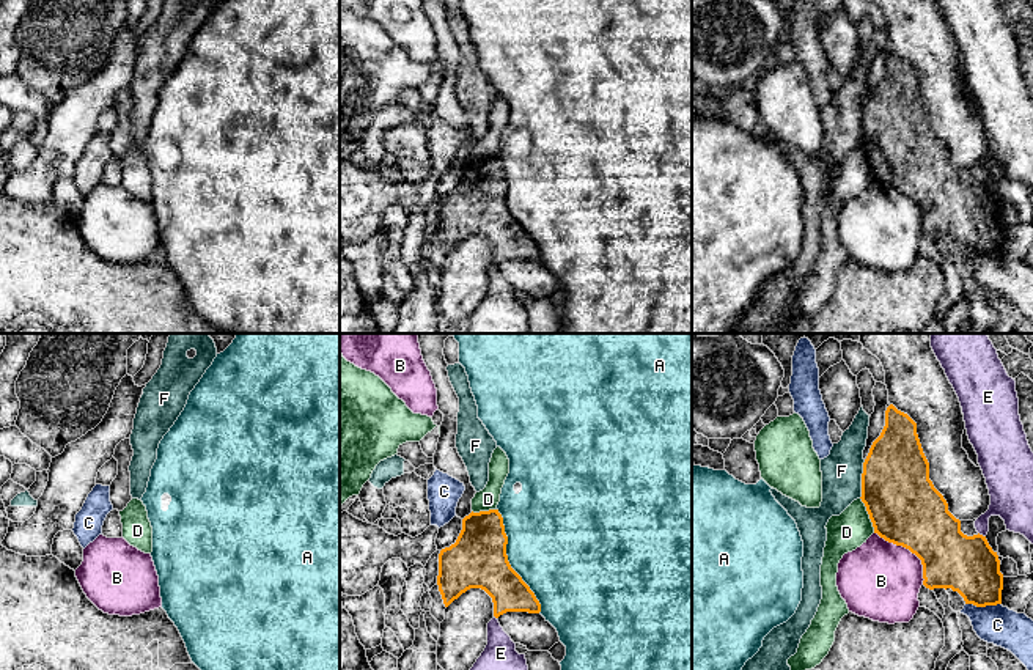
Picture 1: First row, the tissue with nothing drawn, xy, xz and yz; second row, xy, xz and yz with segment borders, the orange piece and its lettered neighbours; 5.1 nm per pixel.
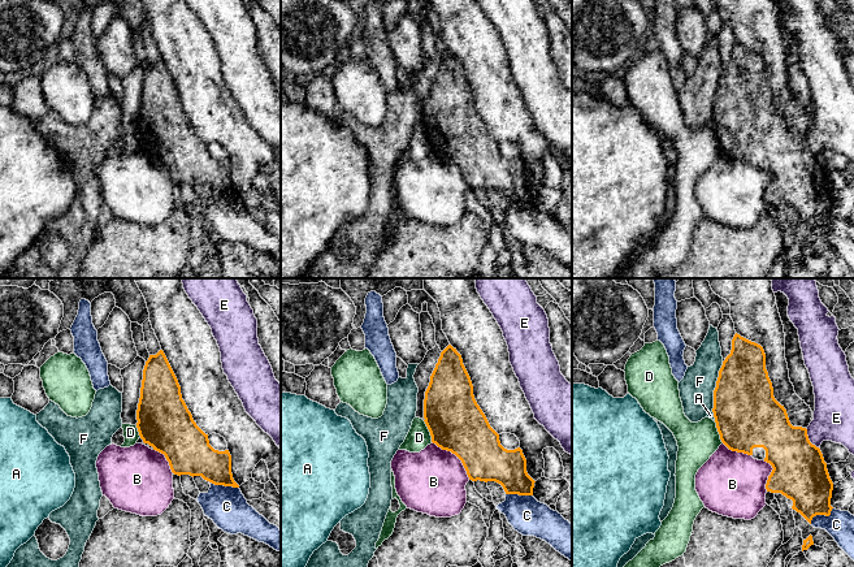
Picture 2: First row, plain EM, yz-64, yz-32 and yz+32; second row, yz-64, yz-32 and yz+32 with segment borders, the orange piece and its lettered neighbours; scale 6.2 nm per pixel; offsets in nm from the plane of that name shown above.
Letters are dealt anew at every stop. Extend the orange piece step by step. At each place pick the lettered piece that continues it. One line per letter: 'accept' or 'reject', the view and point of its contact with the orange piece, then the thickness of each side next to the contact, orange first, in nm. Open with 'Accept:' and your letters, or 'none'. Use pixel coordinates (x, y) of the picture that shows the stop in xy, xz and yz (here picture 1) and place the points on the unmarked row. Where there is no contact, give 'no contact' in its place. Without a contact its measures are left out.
Accept: none
A: reject; meets orange in xz at (507, 208); 300 nm thick on the orange side, 460 nm on the other
B: reject; meets orange in yz at (909, 197); 360 nm thick on the orange side, 400 nm on the other
C: reject; meets orange in yz at (983, 254); 300 nm thick on the orange side, 200 nm on the other
D: reject; meets orange in yz at (868, 161); 360 nm thick on the orange side, 190 nm on the other
E: reject; meets orange in yz at (981, 183); 300 nm thick on the orange side, 220 nm on the other
F: reject; meets orange in yz at (862, 126); 360 nm thick on the orange side, 200 nm on the other

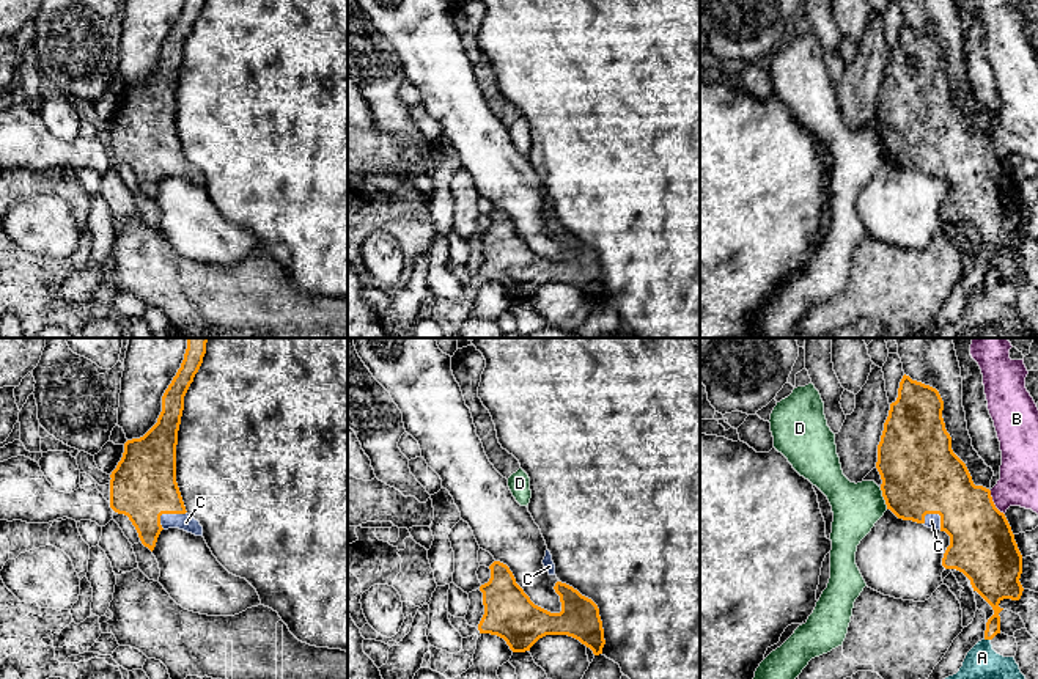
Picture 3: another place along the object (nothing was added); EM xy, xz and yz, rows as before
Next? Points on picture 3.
Accept: A, C
A: accept; meets orange in yz at (986, 286); 120 nm thick on the orange side, 360 nm on the other
B: reject; meets orange in yz at (993, 151); 340 nm thick on the orange side, 200 nm on the other
C: accept; meets orange in xy at (167, 161); 340 nm thick on the orange side, 90 nm on the other
D: reject; meets orange in yz at (884, 146); 400 nm thick on the orange side, 240 nm on the other

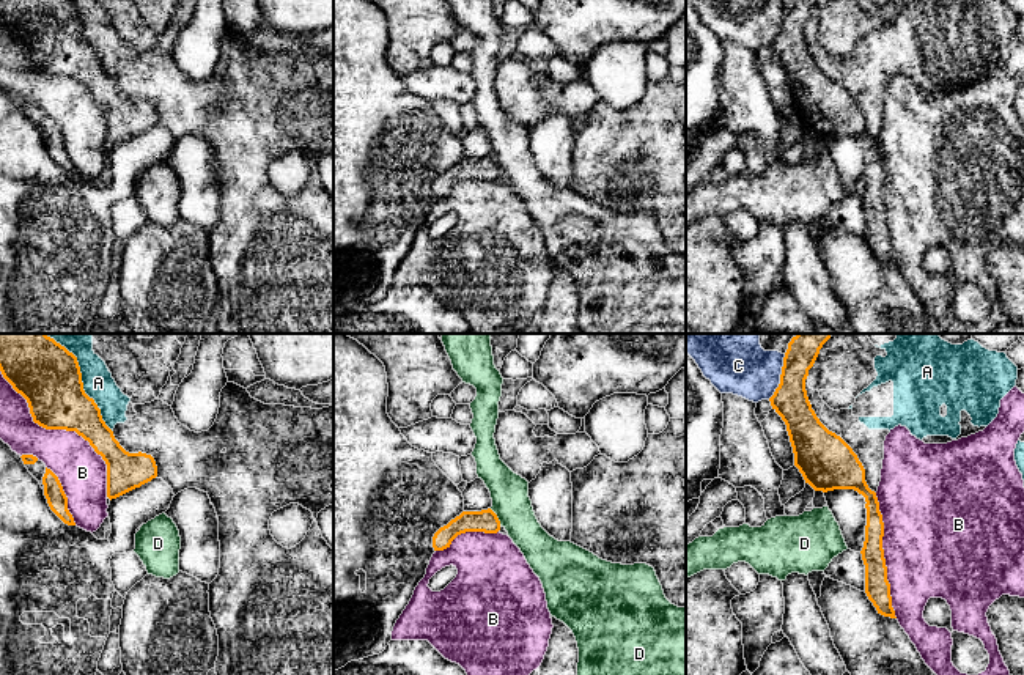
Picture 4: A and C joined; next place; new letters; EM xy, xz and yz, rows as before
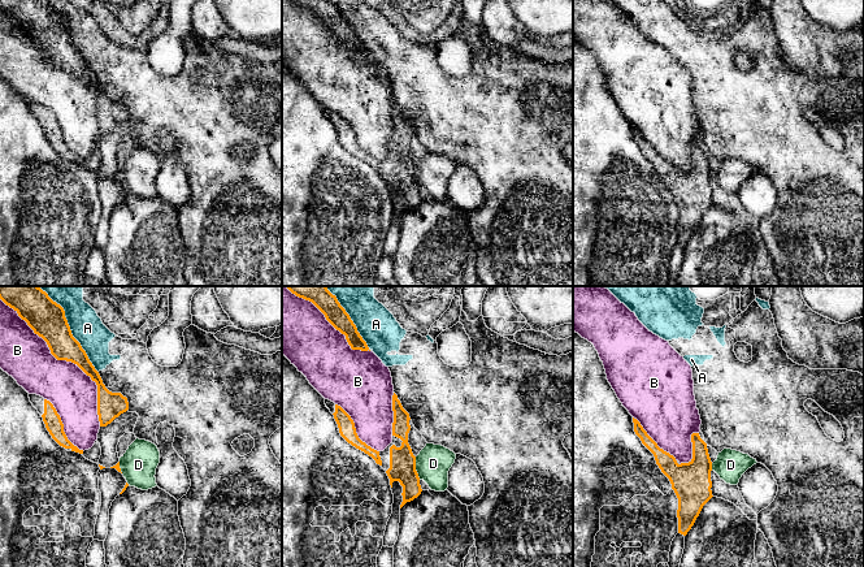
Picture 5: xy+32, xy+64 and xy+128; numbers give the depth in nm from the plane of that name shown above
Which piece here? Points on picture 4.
Accept: none
A: reject; meets orange in xy at (84, 40); 320 nm thick on the orange side, 160 nm on the other
B: reject; meets orange in xy at (63, 76); 320 nm thick on the orange side, 240 nm on the other
C: reject; meets orange in yz at (780, 24); 180 nm thick on the orange side, 240 nm on the other
D: reject; meets orange in xz at (496, 164); 120 nm thick on the orange side, 190 nm on the other

